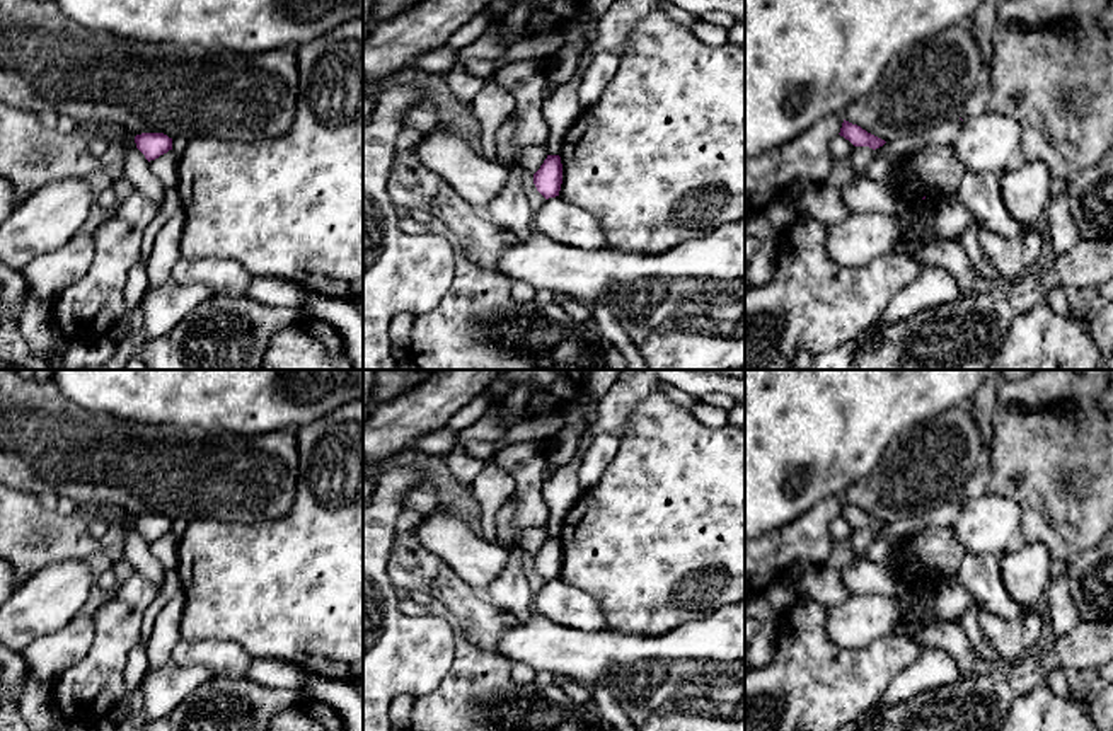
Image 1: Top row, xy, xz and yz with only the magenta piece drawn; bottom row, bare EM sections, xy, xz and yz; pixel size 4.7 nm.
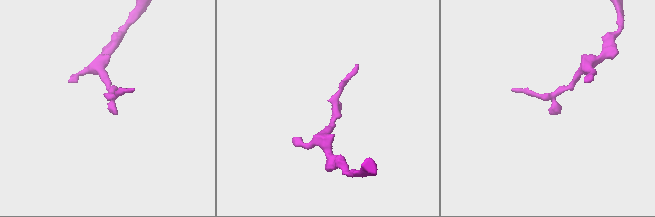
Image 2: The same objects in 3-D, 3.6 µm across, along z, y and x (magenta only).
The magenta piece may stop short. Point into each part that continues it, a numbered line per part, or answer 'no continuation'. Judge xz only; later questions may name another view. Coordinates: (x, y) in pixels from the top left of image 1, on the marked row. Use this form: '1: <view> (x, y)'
no continuation

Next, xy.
no continuation

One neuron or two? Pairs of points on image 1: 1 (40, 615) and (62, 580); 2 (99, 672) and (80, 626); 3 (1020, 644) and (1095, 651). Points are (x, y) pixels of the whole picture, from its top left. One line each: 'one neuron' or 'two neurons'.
1: one neuron
2: two neurons
3: two neurons

